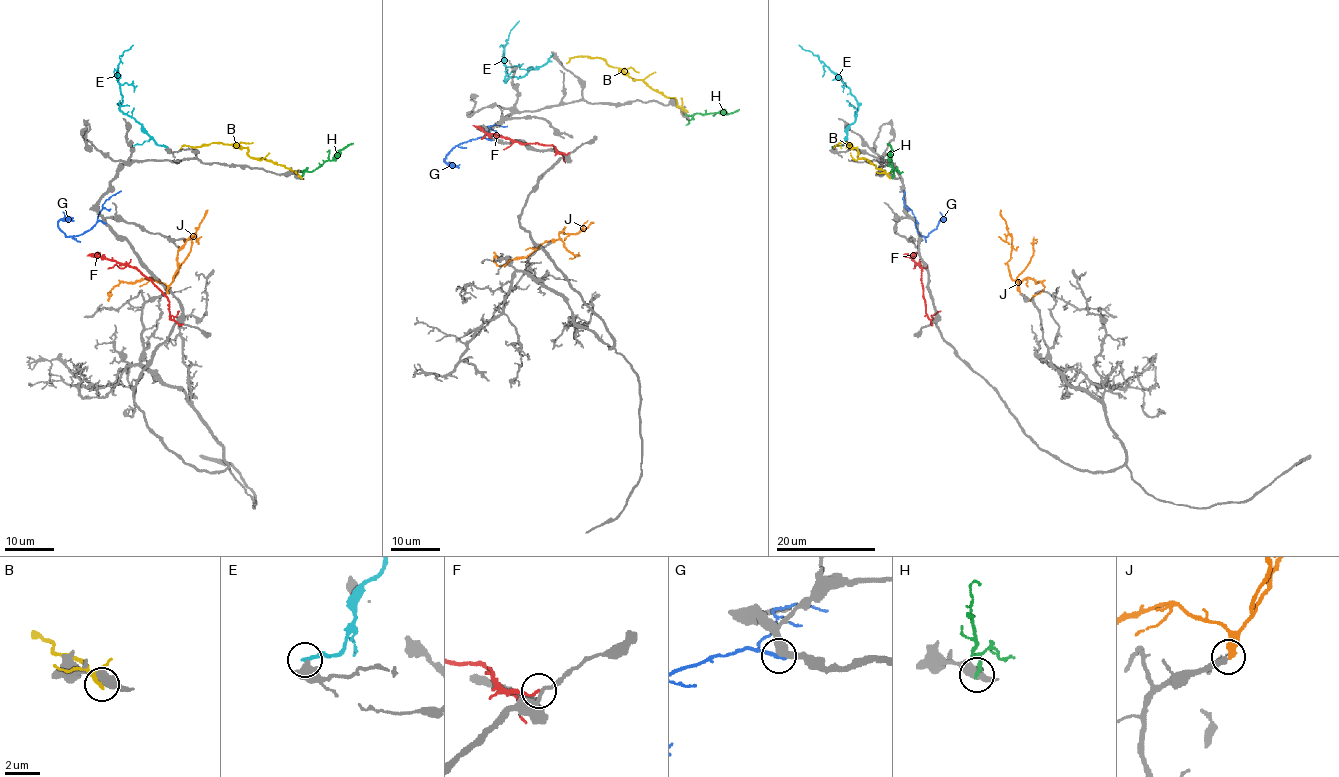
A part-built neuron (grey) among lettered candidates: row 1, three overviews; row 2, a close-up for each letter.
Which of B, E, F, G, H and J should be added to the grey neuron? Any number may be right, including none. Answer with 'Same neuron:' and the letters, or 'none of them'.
Same neuron: J

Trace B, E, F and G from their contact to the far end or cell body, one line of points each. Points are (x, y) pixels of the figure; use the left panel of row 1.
B: (300, 177), (288, 167), (252, 157), (245, 148), (234, 148), (231, 144), (184, 145), (180, 149)
E: (166, 146), (156, 143), (119, 108), (119, 57), (133, 45)
F: (182, 324), (171, 318), (166, 296), (135, 269), (114, 260), (87, 255)
G: (103, 223), (98, 221), (79, 235), (69, 237), (57, 227), (57, 222), (62, 219), (74, 221)

